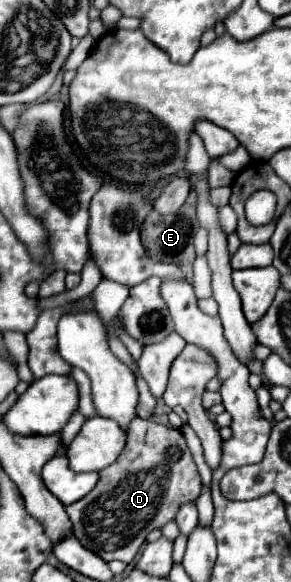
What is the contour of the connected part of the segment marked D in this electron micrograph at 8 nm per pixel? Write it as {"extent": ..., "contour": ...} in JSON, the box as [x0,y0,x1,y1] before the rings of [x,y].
{"extent":[66,418,200,562],"contour":[[[134,418],[128,430],[128,442],[114,464],[104,468],[92,494],[66,508],[72,518],[78,542],[102,560],[132,562],[140,544],[154,528],[174,520],[182,502],[194,502],[200,494],[200,476],[178,428],[162,426],[152,420]]]}

